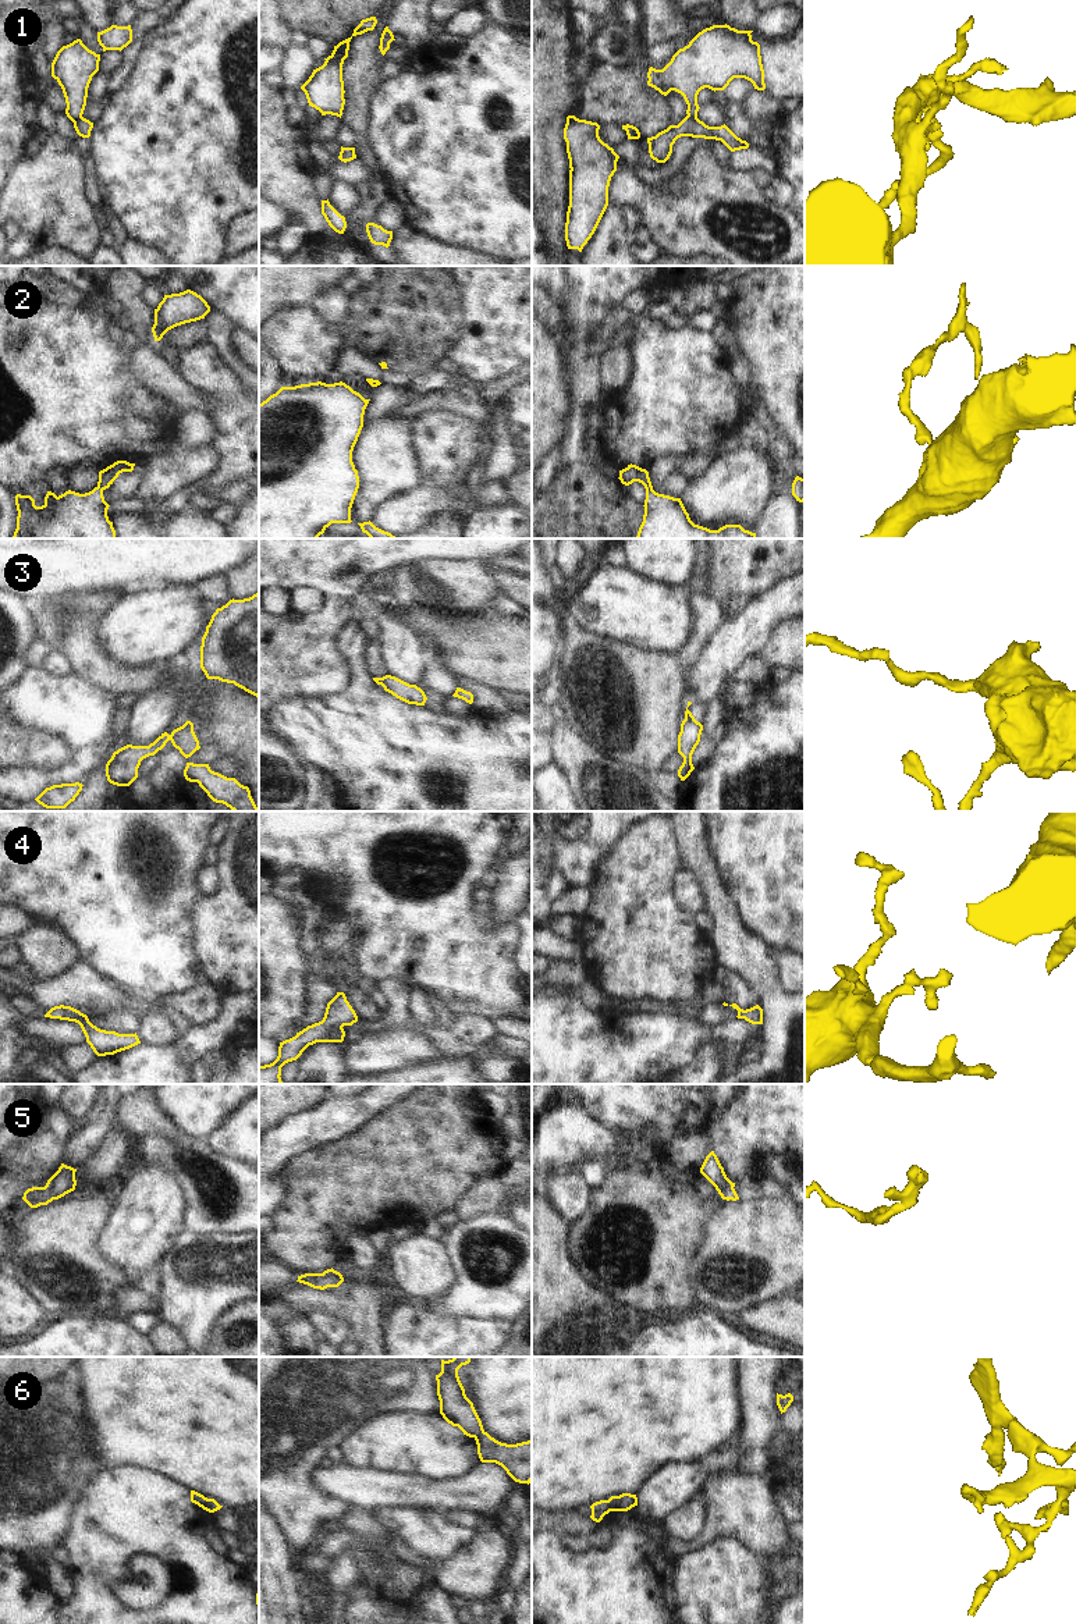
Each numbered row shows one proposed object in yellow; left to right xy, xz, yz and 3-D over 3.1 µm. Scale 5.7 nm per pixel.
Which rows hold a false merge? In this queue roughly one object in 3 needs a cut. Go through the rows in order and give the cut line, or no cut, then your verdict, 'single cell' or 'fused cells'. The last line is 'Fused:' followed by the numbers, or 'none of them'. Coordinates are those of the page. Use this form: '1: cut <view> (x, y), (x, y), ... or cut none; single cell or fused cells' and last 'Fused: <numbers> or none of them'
1: cut yz (688, 114), (696, 117); fused cells
2: cut none; single cell
3: cut none; single cell
4: cut none; single cell
5: cut none; single cell
6: cut xy (206, 1499), (210, 1511); fused cells
Fused: 1, 6

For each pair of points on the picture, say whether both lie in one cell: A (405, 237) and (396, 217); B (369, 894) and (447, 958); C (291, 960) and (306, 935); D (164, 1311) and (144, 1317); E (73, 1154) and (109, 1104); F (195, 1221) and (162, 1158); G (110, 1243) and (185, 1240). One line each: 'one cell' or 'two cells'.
A: two cells
B: one cell
C: two cells
D: one cell
E: one cell
F: one cell
G: two cells

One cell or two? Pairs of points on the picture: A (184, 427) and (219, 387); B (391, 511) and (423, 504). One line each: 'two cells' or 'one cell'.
A: two cells
B: one cell

